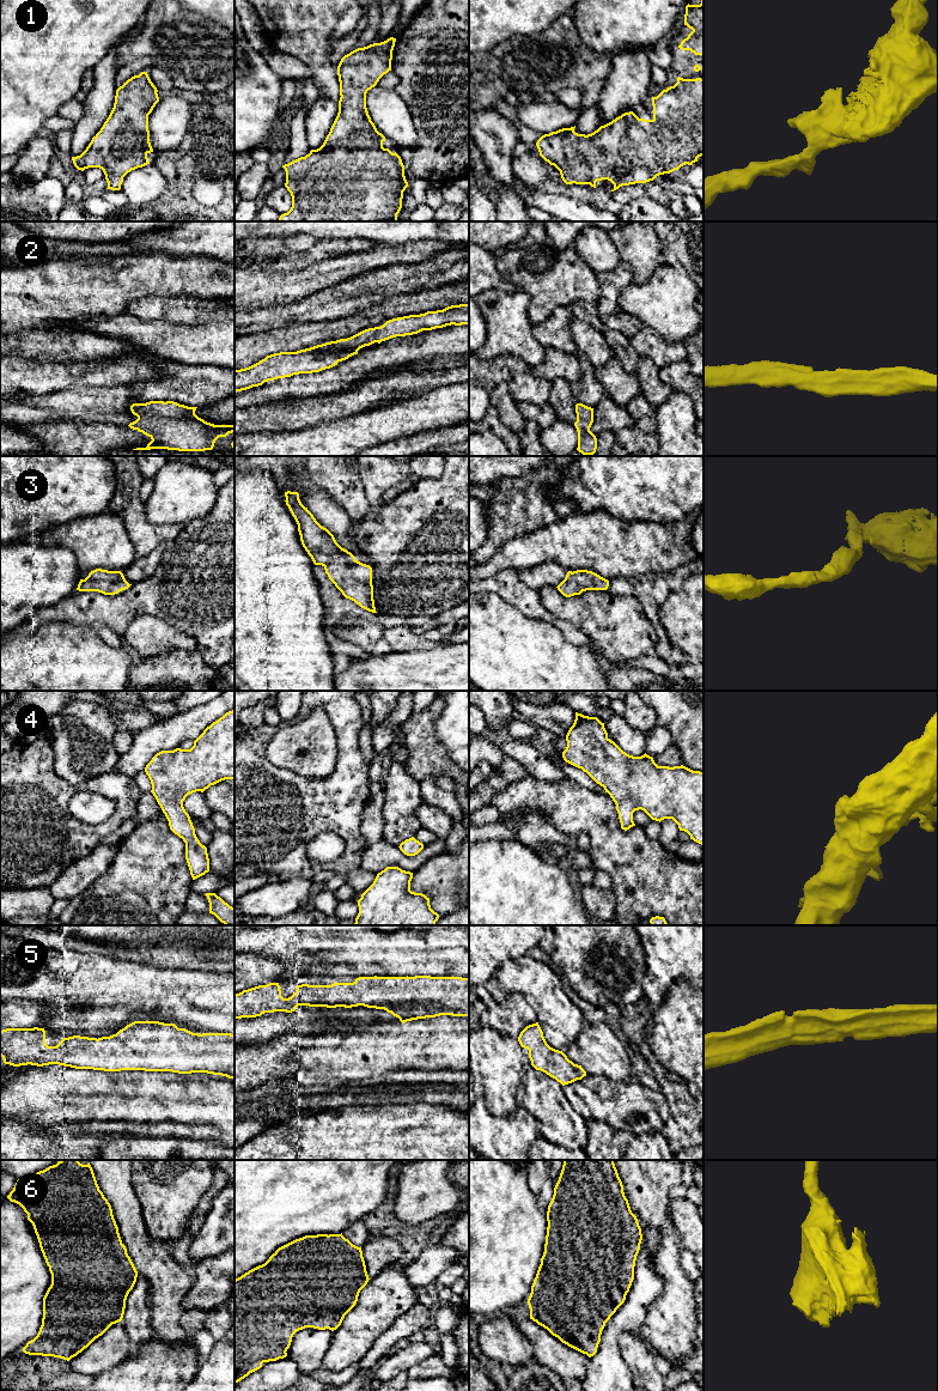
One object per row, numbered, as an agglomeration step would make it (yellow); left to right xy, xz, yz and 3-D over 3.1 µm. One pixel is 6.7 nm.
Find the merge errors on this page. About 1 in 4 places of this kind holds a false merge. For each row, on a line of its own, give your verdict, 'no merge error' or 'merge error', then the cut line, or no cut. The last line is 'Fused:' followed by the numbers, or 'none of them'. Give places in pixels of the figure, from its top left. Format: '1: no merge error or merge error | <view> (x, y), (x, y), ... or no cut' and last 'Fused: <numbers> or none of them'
1: no merge error | no cut
2: no merge error | no cut
3: no merge error | no cut
4: no merge error | no cut
5: no merge error | no cut
6: no merge error | no cut
Fused: none of them

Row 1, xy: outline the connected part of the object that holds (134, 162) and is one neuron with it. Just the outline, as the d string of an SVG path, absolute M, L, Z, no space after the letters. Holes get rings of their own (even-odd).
M147 72L128 79L116 90L114 108L86 150L72 157L78 170L99 168L108 189L120 190L123 177L150 164L148 115L159 102L158 90Z

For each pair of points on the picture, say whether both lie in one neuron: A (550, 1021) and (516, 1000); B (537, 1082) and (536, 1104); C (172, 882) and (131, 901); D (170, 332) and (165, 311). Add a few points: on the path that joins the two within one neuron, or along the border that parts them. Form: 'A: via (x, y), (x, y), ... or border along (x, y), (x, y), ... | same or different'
A: border along (515, 992), (521, 992), (529, 1000), (537, 1021) | different
B: via (537, 1087), (537, 1099) | same
C: border along (114, 892), (123, 890), (138, 891), (153, 912) | different
D: border along (140, 317), (195, 326) | different

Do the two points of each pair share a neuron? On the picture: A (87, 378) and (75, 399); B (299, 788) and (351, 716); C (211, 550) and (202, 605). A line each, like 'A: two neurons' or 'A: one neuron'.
A: two neurons
B: one neuron
C: one neuron

